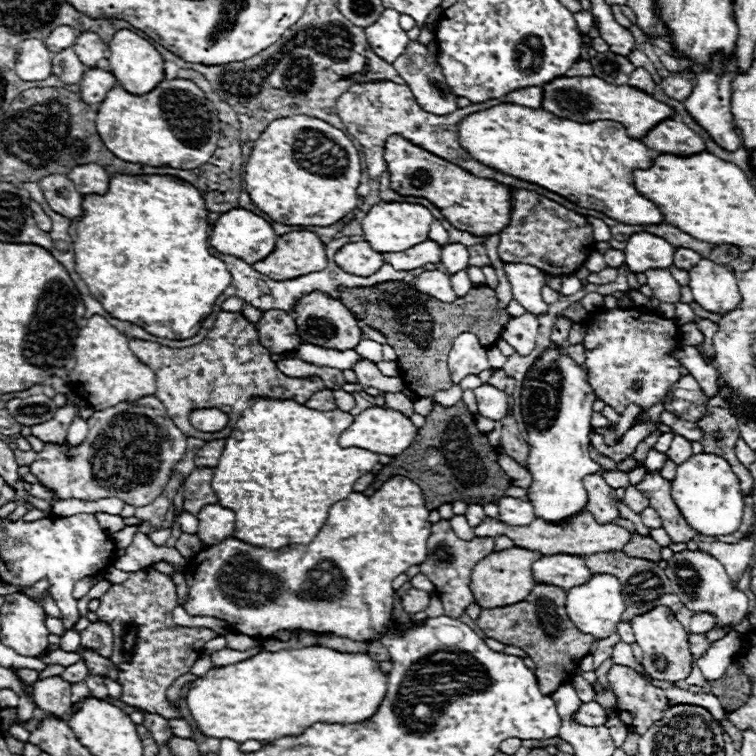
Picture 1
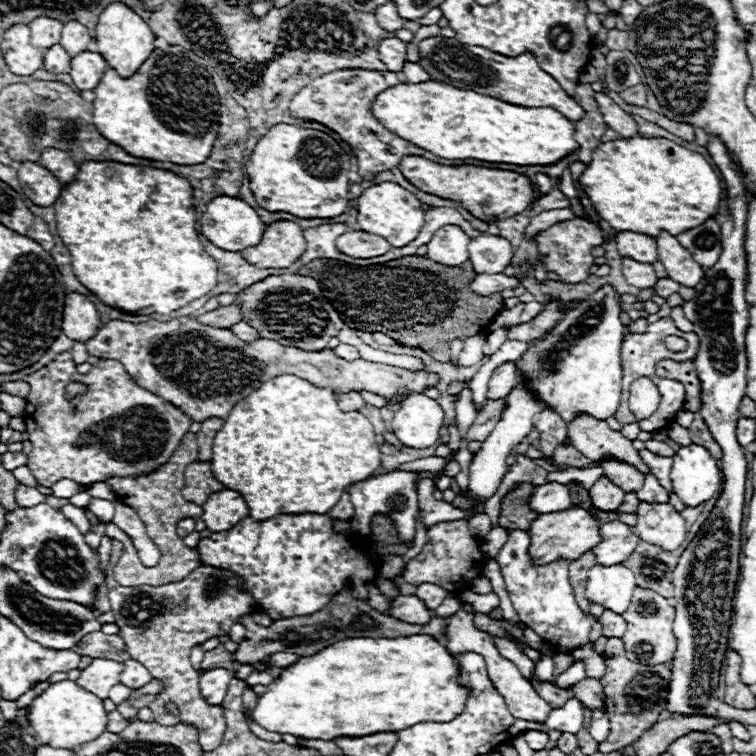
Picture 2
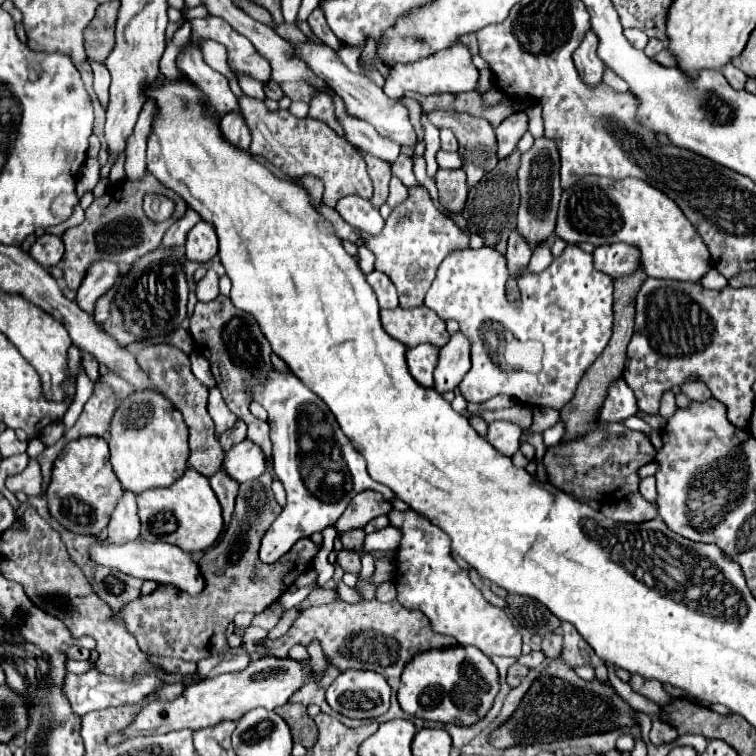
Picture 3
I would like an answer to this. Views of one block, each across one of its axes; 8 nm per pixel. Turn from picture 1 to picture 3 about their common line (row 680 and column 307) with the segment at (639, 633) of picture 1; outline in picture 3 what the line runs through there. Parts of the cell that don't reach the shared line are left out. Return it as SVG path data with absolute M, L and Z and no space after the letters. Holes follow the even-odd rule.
M262 658L252 662L242 672L232 674L220 674L212 680L202 680L198 684L186 686L184 694L176 700L154 700L146 704L136 718L126 726L124 730L108 736L108 746L116 746L128 738L136 736L156 736L156 734L168 734L174 730L200 730L214 726L222 720L234 720L242 718L252 708L266 708L274 710L276 706L282 706L288 702L288 696L296 692L300 686L306 684L306 680L312 676L312 670L296 660L278 660L278 658Z

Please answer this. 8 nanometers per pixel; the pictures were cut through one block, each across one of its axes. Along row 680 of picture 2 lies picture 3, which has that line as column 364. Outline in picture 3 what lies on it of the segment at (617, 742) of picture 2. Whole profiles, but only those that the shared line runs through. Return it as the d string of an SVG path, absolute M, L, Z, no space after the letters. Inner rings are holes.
M336 600L332 604L324 606L312 606L308 610L302 610L302 614L294 620L292 628L276 640L264 638L262 644L268 648L262 658L288 658L288 650L296 644L308 646L312 640L318 640L322 646L322 652L330 666L338 670L372 670L382 674L392 690L398 688L402 668L408 660L412 660L418 652L432 650L432 648L450 648L454 646L454 638L436 634L430 628L430 622L420 610L408 610L400 606L398 600L392 602L358 602L348 604L344 600Z

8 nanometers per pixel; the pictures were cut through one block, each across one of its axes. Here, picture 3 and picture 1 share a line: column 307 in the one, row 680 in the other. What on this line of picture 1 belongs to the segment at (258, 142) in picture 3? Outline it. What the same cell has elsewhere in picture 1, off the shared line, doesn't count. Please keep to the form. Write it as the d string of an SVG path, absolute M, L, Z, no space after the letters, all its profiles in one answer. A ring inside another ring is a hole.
M142 568L130 572L126 582L112 584L100 598L100 608L96 610L98 620L108 622L114 630L114 652L110 660L118 666L118 682L122 686L120 700L164 718L182 718L180 710L168 704L166 688L186 674L198 656L202 656L202 646L218 636L210 628L176 626L172 620L174 606L174 582L154 568Z

